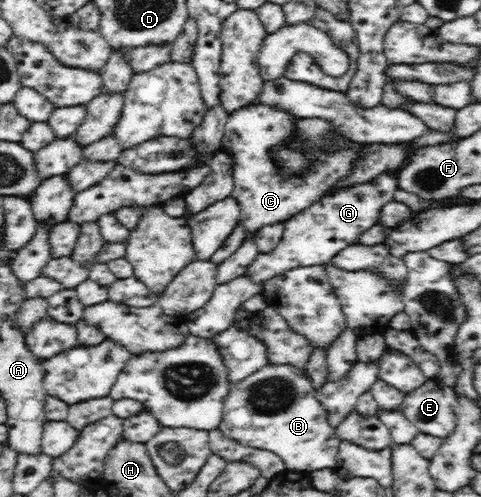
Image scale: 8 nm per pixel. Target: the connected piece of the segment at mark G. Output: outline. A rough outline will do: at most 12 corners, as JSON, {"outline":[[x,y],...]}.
{"outline":[[395,177],[334,190],[283,222],[245,275],[327,264],[377,225]]}

